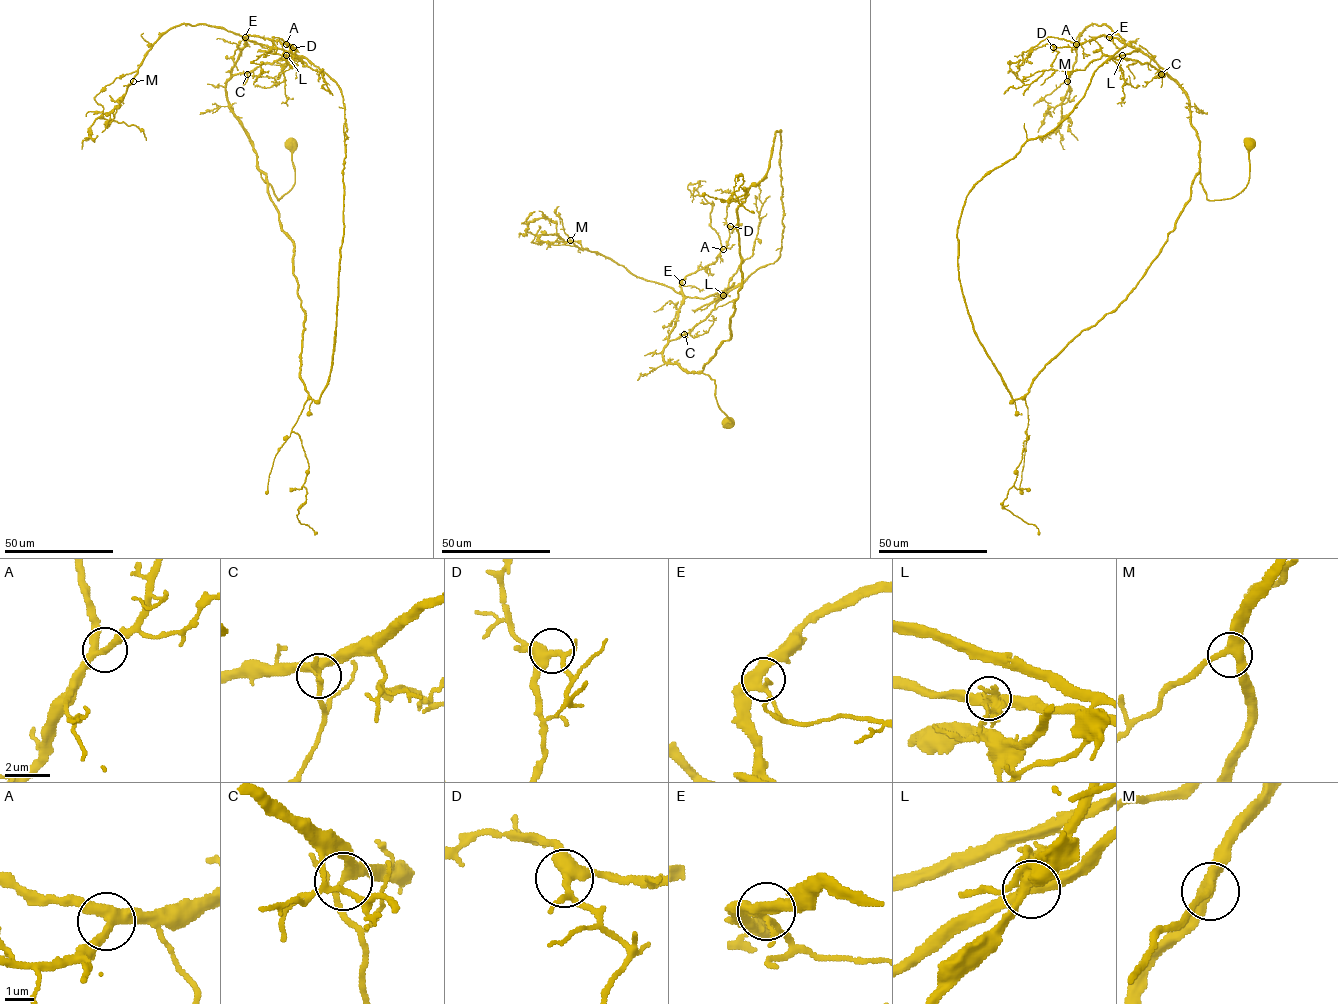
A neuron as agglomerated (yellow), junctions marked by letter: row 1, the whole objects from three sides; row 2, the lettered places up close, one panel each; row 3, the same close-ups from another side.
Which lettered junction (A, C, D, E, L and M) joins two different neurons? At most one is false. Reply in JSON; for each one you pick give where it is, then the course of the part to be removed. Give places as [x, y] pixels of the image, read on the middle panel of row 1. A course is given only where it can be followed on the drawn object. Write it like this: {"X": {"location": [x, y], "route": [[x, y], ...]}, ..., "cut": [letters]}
{"L": {"location": [723, 295], "route": [[723, 295], [694, 311]]}, "cut": ["L"]}

